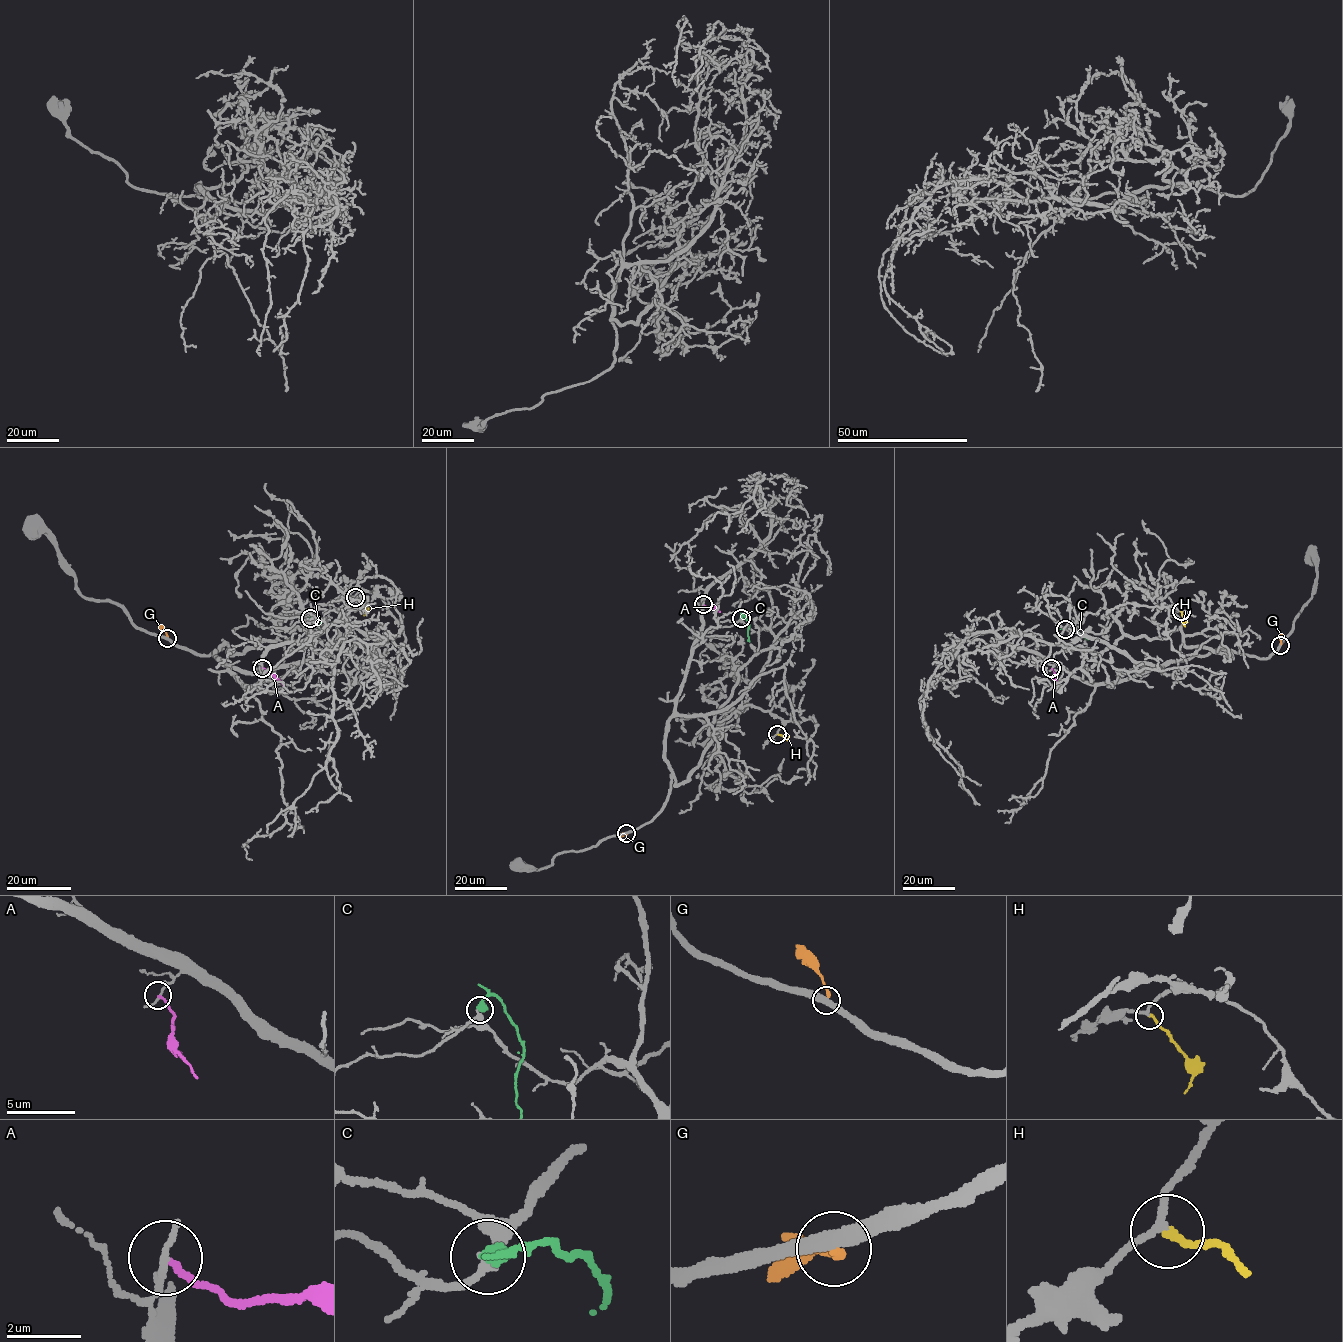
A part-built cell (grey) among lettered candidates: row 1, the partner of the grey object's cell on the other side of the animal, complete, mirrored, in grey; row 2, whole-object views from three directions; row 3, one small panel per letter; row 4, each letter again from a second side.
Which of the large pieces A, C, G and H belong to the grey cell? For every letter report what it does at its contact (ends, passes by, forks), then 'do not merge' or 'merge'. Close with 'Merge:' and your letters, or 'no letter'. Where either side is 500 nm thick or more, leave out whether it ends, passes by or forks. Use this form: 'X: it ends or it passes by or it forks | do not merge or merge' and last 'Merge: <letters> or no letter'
A: it ends | do not merge
C: it ends | merge
G: it ends | do not merge
H: it ends | merge
Merge: C, H

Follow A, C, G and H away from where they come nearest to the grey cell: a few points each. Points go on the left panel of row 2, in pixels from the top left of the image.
A: (262, 667), (284, 687)
C: (310, 618), (320, 620), (320, 631)
G: (167, 638), (159, 625)
H: (355, 597), (366, 611), (363, 615)

